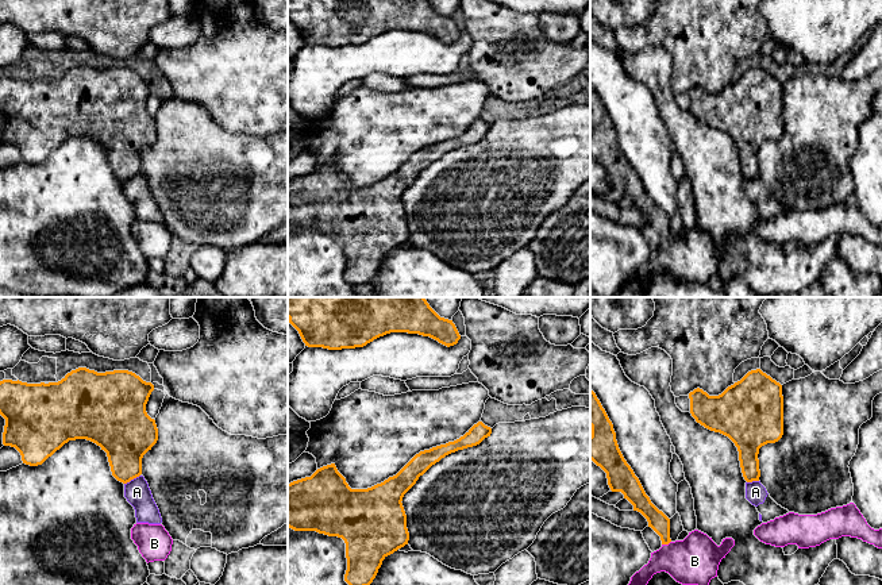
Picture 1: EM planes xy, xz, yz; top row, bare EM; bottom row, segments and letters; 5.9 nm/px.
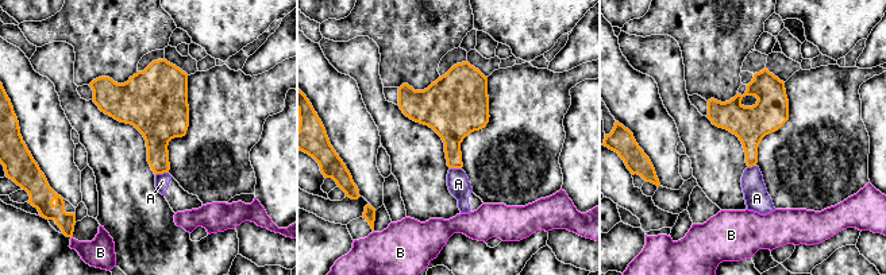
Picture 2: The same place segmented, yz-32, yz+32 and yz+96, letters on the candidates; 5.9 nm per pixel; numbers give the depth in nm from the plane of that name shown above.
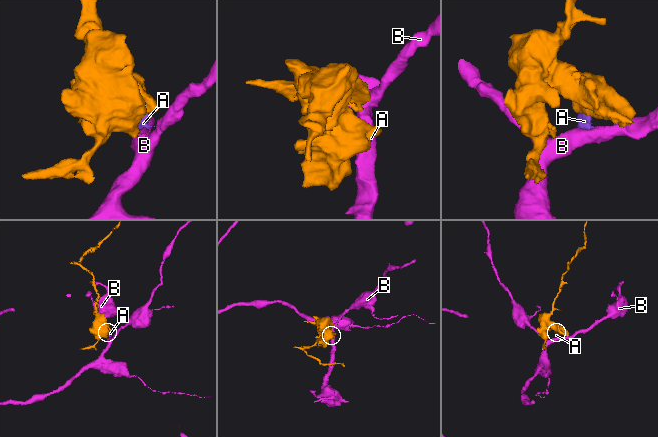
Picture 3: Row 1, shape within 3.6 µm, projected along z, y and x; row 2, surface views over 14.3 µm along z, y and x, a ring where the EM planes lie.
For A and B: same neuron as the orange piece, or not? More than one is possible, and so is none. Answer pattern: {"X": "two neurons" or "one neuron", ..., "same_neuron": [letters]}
{"A": "two neurons", "B": "two neurons", "same_neuron": []}

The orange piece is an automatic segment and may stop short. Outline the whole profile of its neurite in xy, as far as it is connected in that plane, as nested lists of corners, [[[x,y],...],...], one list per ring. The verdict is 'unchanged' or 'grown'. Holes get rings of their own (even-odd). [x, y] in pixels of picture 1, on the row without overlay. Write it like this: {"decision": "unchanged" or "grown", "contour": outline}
{"decision": "unchanged", "contour": [[[78,65],[58,80],[27,81],[22,78],[0,78],[0,112],[5,116],[3,142],[15,145],[22,158],[30,163],[42,162],[69,138],[86,136],[107,150],[112,173],[127,181],[142,172],[142,155],[158,138],[155,118],[146,109],[146,101],[154,82],[128,68],[97,70]]]}

